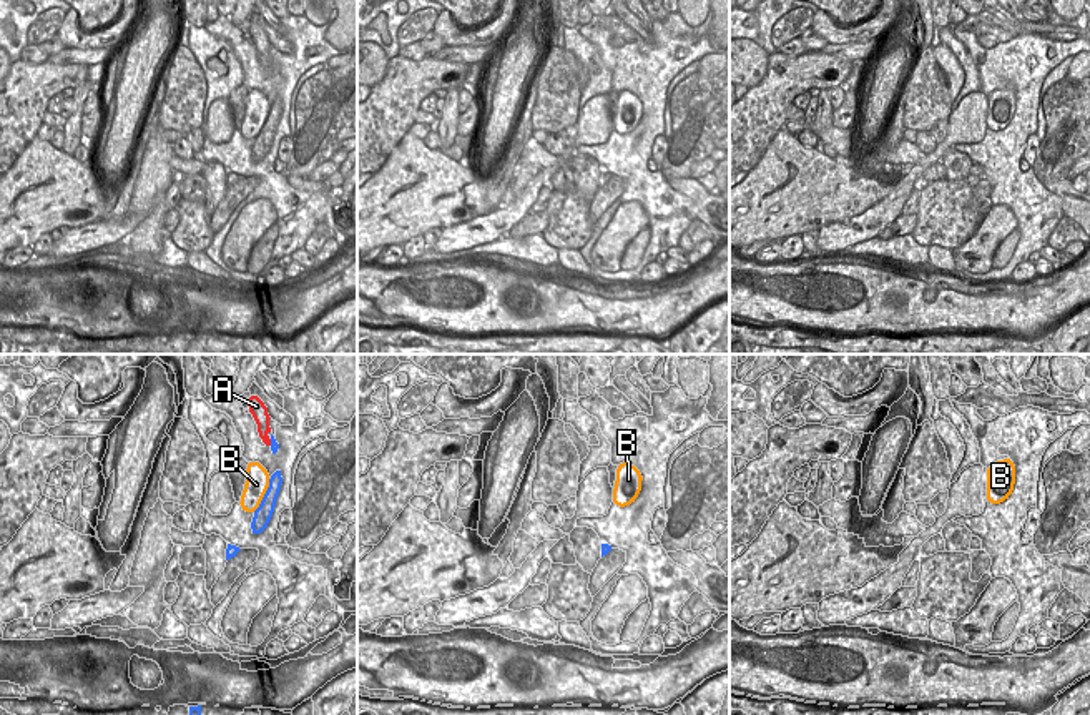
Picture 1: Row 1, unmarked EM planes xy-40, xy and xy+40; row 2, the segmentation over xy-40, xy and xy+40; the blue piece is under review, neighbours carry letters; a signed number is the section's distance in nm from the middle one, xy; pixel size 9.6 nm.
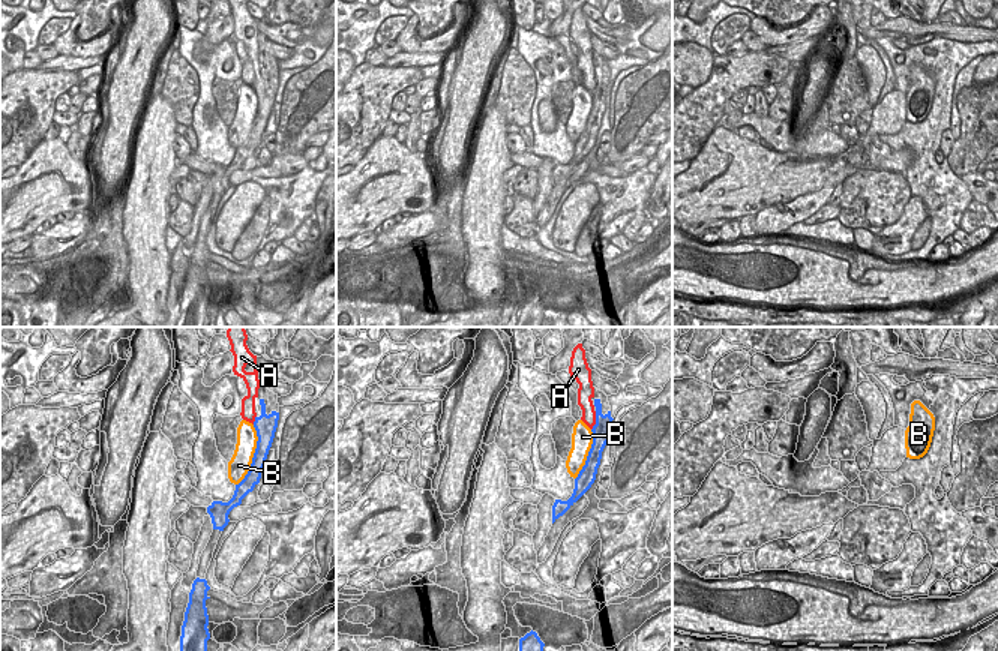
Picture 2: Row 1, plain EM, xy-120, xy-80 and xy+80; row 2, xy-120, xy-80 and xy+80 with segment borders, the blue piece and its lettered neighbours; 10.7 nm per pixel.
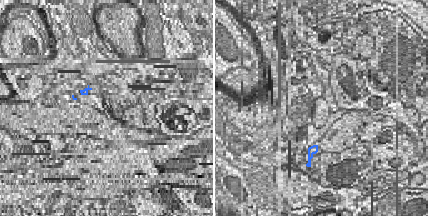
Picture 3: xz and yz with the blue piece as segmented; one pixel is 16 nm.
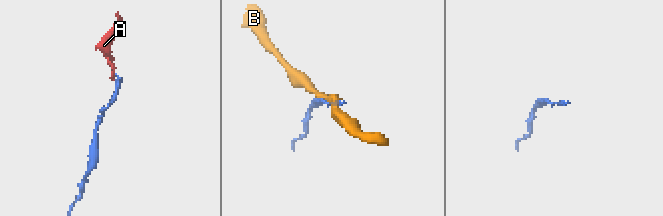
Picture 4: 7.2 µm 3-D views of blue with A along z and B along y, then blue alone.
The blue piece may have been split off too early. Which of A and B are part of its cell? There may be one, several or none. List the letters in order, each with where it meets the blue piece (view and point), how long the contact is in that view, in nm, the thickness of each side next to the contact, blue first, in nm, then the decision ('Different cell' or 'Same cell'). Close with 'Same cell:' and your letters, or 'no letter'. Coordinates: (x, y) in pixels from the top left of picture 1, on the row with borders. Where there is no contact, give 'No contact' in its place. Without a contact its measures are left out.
A: Touches blue at xy-40 (271, 443). Shared border 70 nm. Thickness 90 nm (blue) against 130 nm. Different cell
B: Touches blue at xy-40 (265, 496). Shared border 360 nm. Thickness 170 nm (blue) against 220 nm. Different cell
Same cell: no letter

